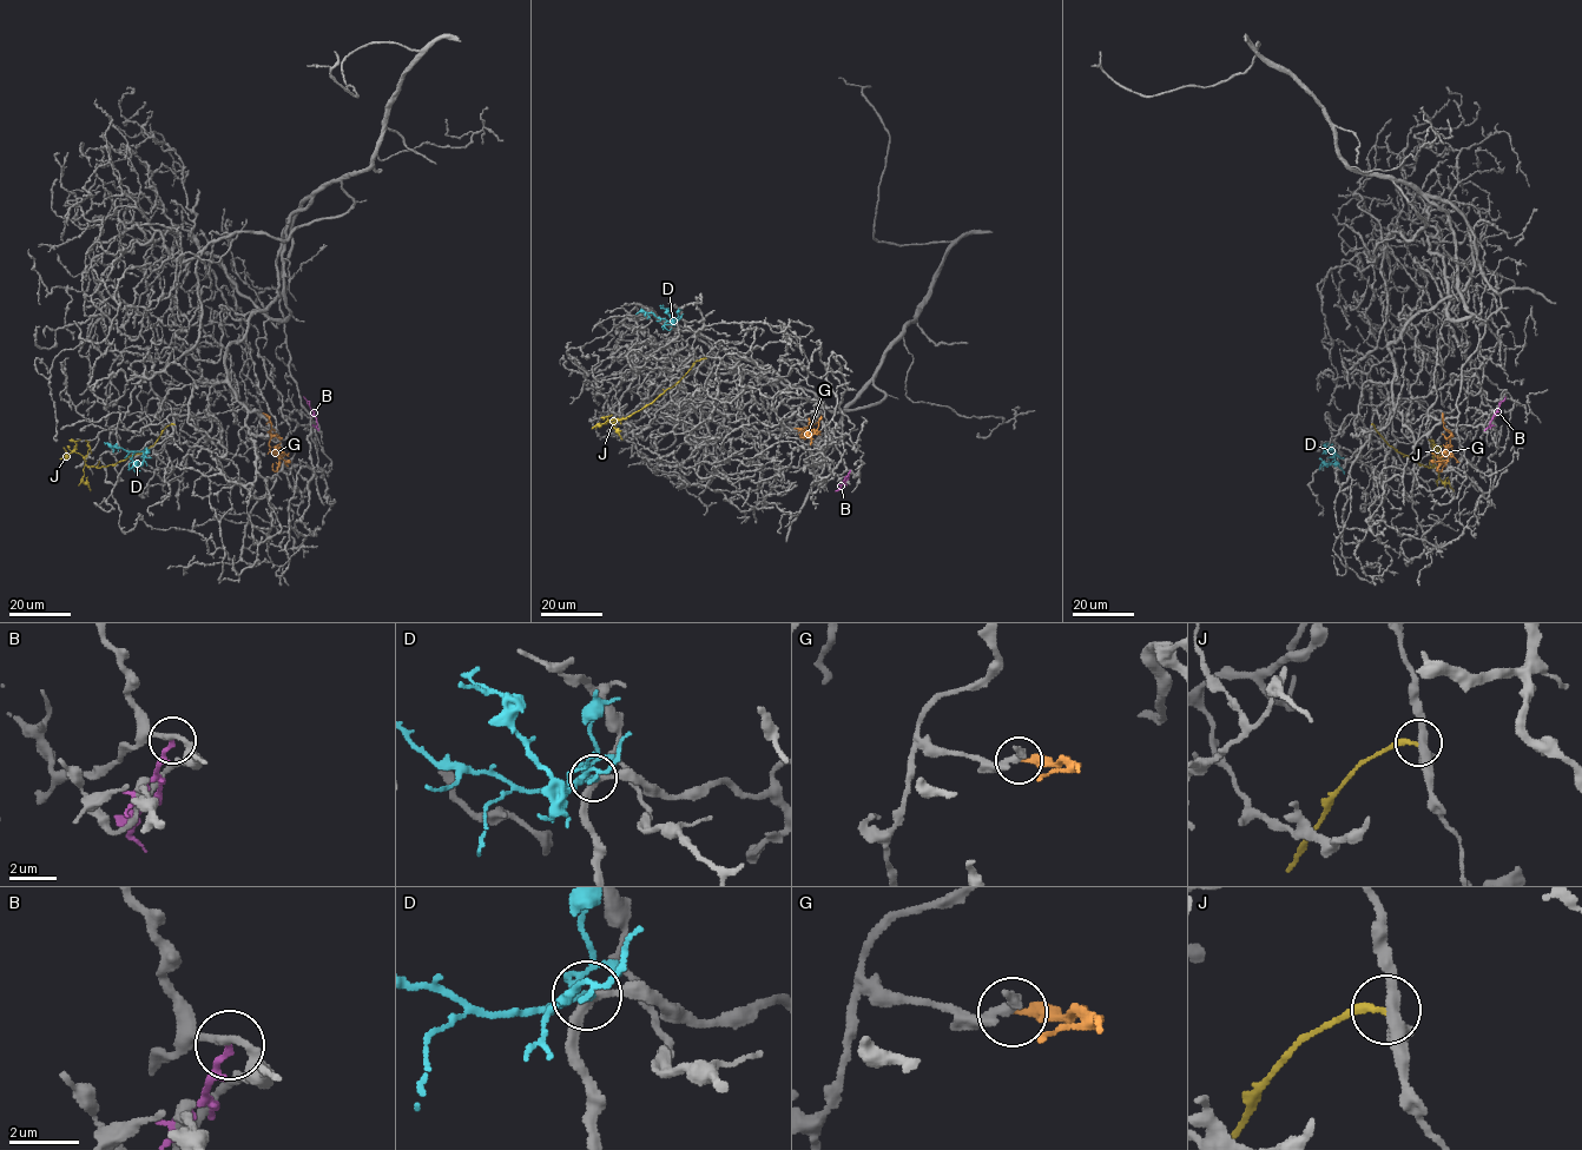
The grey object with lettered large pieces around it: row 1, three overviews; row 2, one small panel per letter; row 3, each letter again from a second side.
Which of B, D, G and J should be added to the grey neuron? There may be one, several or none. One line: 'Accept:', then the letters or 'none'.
Accept: none

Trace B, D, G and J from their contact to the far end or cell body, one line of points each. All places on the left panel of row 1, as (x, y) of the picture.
B: (318, 430), (310, 402), (303, 397)
D: (146, 448), (126, 451), (104, 442)
G: (263, 414), (271, 424), (270, 450), (278, 458), (276, 471), (272, 463)
J: (173, 423), (140, 454), (107, 466), (86, 466), (81, 481), (91, 490)

